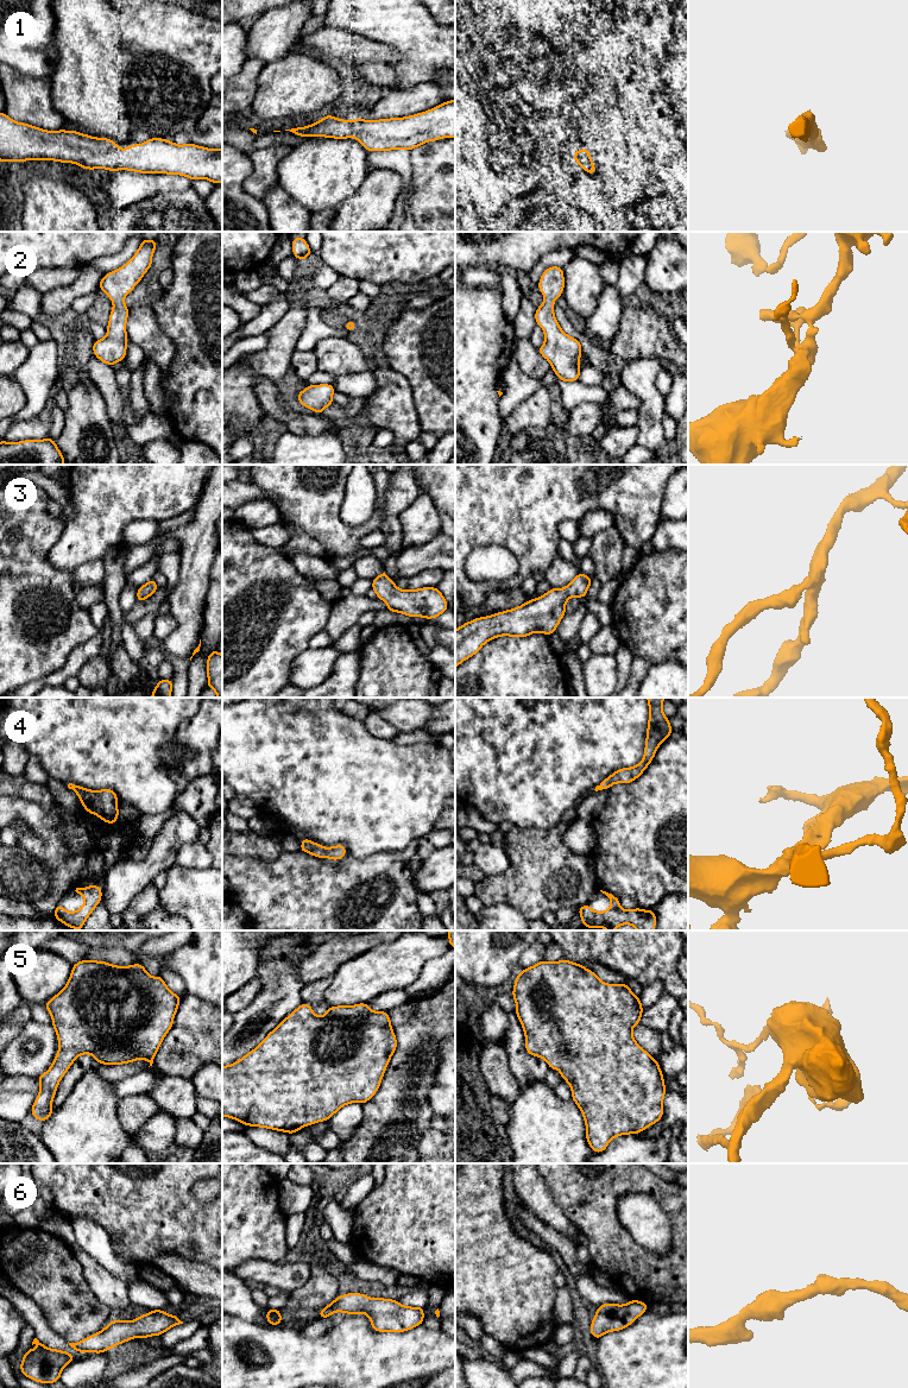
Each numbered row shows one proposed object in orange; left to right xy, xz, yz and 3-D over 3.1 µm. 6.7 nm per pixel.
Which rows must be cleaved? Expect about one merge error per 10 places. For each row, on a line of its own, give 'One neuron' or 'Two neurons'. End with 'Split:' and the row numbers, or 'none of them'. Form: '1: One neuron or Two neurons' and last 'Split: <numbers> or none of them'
1: One neuron
2: One neuron
3: One neuron
4: One neuron
5: One neuron
6: One neuron
Split: none of them

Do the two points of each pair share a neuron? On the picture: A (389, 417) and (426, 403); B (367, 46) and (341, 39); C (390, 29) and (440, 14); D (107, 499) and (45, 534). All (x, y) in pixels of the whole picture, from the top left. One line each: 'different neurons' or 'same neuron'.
A: different neurons
B: same neuron
C: different neurons
D: different neurons

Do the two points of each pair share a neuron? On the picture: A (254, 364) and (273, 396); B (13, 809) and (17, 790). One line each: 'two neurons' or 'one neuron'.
A: two neurons
B: two neurons

